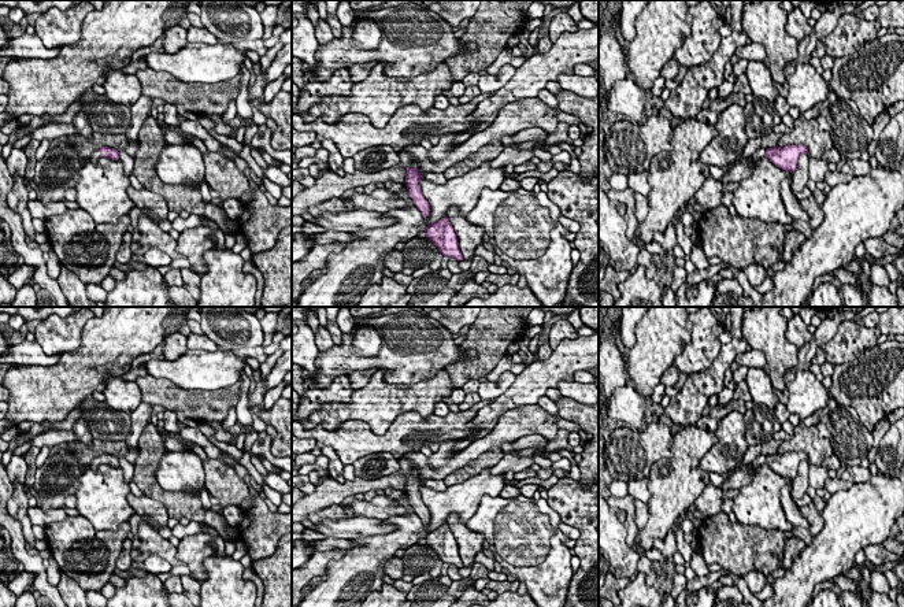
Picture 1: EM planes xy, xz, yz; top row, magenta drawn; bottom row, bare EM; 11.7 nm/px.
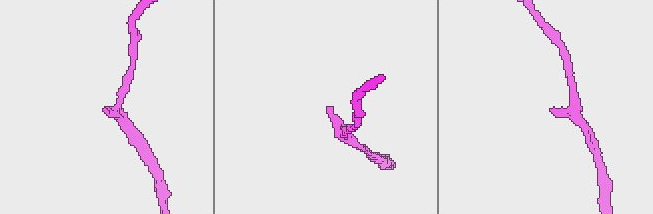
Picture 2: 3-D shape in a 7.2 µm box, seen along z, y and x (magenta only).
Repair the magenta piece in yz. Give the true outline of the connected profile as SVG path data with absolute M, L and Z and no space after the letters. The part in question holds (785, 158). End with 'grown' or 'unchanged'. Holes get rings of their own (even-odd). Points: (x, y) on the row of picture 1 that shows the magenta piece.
M803 144L774 147L774 148L760 148L749 158L740 158L734 166L719 179L722 184L740 182L752 174L752 166L760 159L768 158L777 167L790 171L796 171L797 162L801 153L808 153L808 148Z; grown

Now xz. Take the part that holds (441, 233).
M441 218L429 225L425 232L426 238L431 241L444 256L455 258L459 262L463 260L457 237L449 218Z; unchanged

